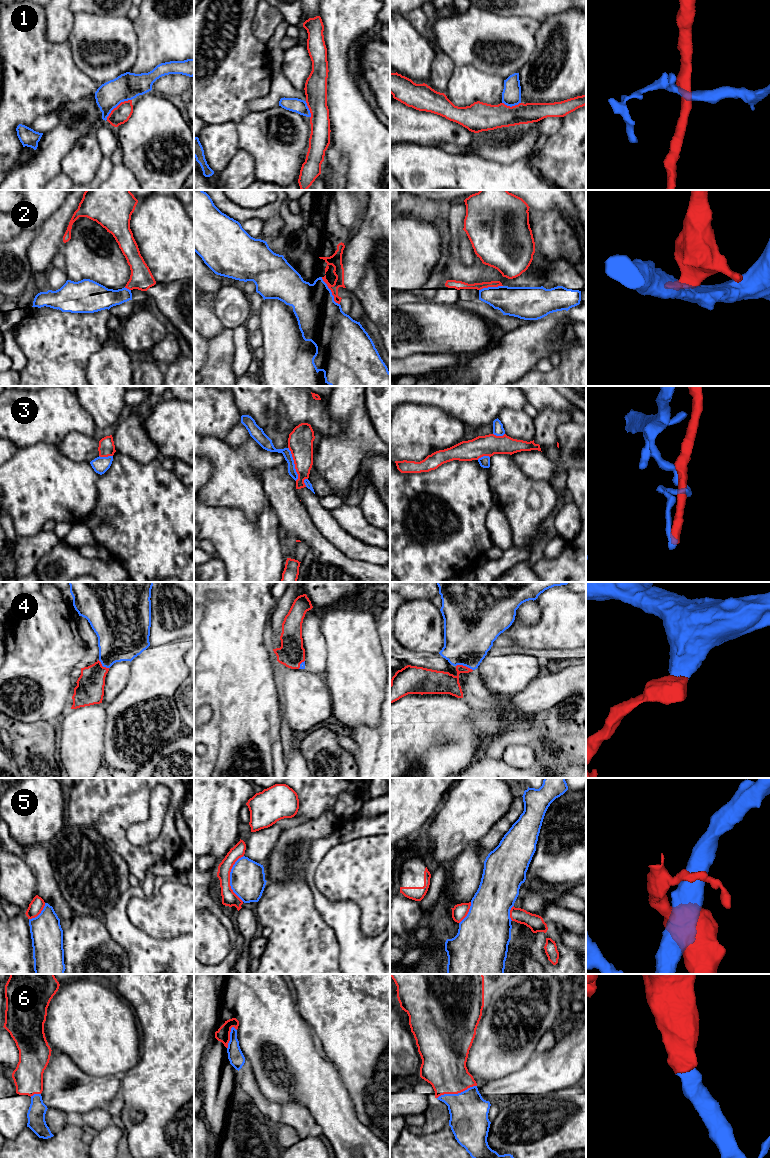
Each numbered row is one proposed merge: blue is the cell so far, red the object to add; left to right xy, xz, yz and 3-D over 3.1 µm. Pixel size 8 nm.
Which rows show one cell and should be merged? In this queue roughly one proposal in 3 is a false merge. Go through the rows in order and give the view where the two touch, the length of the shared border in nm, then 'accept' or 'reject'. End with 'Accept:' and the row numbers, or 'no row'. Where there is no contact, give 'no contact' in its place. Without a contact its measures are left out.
1: meets blue in xy; contact 260 nm long; reject
2: meets blue in xz; contact 260 nm long; reject
3: meets blue in xz; contact 280 nm long; reject
4: meets blue in yz; contact 140 nm long; accept
5: meets blue in xz; contact 380 nm long; reject
6: meets blue in yz; contact 340 nm long; accept
Accept: 4, 6

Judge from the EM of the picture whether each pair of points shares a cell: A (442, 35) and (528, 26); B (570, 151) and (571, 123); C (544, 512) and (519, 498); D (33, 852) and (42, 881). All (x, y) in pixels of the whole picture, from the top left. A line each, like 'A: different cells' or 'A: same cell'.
A: same cell
B: same cell
C: same cell
D: same cell

